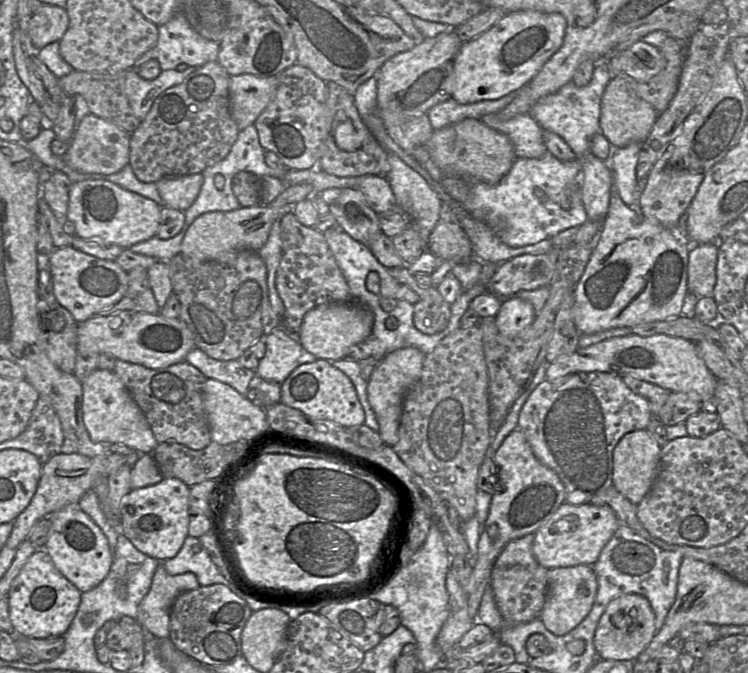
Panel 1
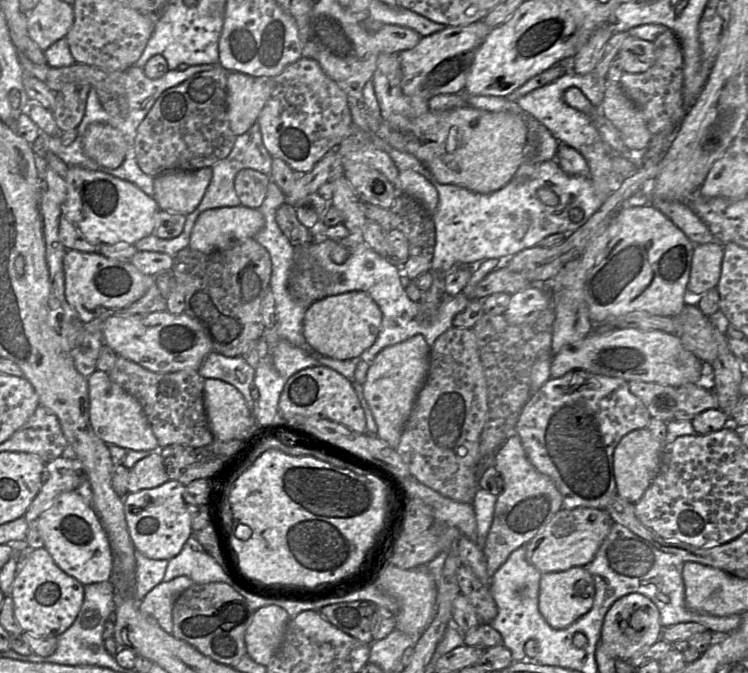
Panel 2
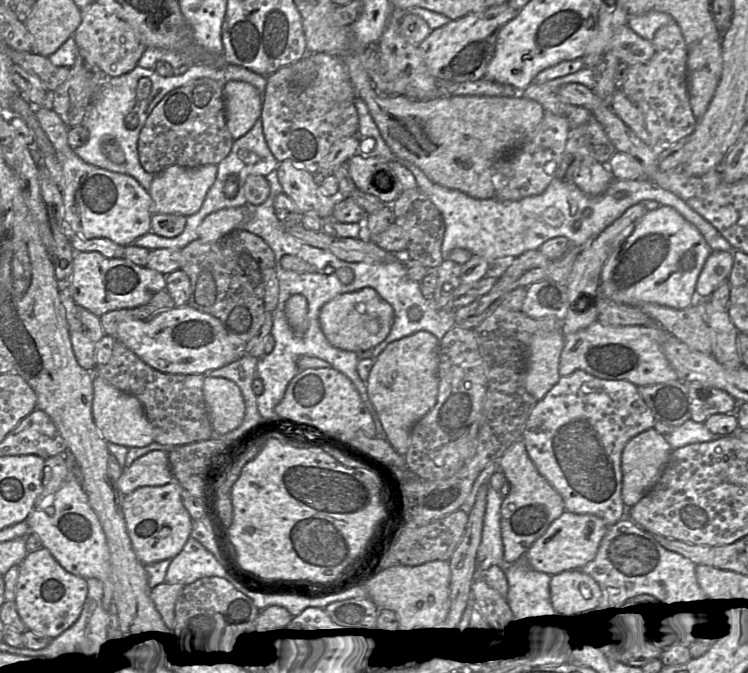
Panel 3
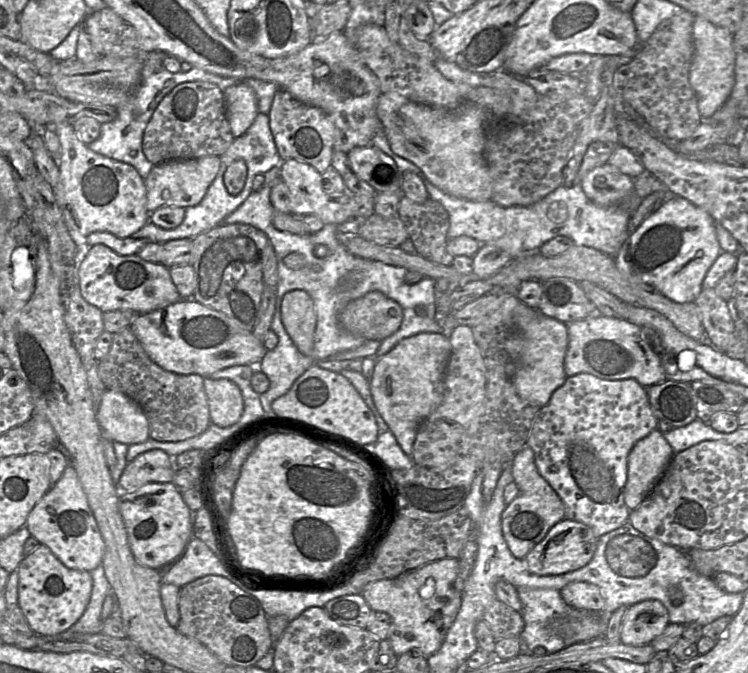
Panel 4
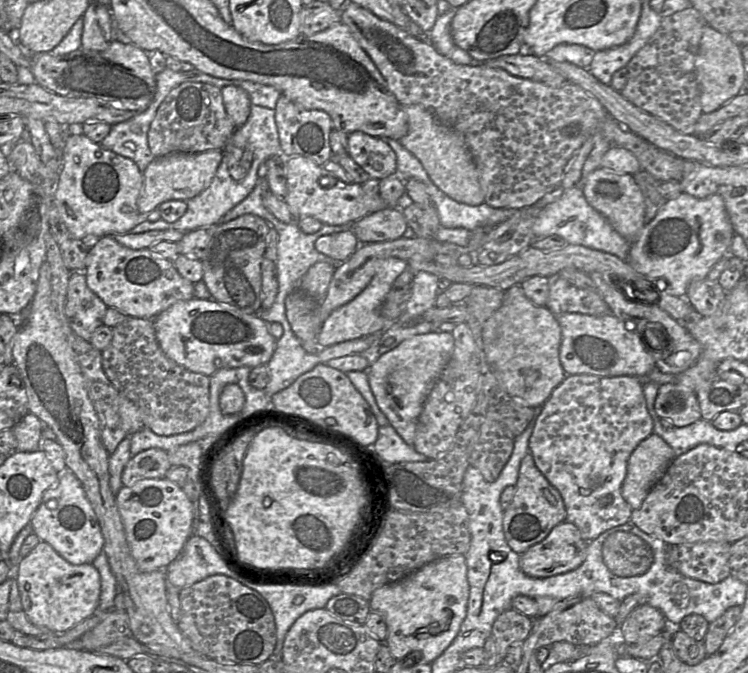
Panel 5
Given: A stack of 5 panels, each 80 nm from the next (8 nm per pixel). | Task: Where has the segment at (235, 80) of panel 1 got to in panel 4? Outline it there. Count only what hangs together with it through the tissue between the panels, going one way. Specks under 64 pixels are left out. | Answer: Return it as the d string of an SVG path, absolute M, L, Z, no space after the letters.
M235 84L224 91L226 118L233 136L243 135L259 113L254 90L246 84Z

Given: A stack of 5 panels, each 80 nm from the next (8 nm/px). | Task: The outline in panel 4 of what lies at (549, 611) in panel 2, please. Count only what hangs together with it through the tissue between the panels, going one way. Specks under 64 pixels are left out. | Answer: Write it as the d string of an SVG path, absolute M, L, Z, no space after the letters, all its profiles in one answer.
M571 582L560 590L560 594L564 601L575 609L602 611L605 606L601 590L592 583Z

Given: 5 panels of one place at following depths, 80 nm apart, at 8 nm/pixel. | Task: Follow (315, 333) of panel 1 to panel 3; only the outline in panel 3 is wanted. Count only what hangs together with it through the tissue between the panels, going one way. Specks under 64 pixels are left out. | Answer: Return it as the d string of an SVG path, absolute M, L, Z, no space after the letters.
M373 288L336 296L324 304L319 313L321 329L336 348L362 353L373 349L388 336L394 320L394 310Z

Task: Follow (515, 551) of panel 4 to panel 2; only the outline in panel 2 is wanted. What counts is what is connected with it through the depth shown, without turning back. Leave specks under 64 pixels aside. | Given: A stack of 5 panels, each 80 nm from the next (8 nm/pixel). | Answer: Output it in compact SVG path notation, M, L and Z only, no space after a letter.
M512 434L496 451L495 467L504 487L497 496L493 522L482 548L491 578L514 550L529 543L562 508L562 495L555 483L533 466L517 434Z

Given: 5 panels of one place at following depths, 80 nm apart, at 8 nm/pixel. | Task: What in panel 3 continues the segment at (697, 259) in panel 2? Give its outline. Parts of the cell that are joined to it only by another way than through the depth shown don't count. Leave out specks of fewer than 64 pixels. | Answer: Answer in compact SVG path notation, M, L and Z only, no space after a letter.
M712 251L697 279L695 292L698 299L708 299L712 292L728 279L732 267L732 252Z

